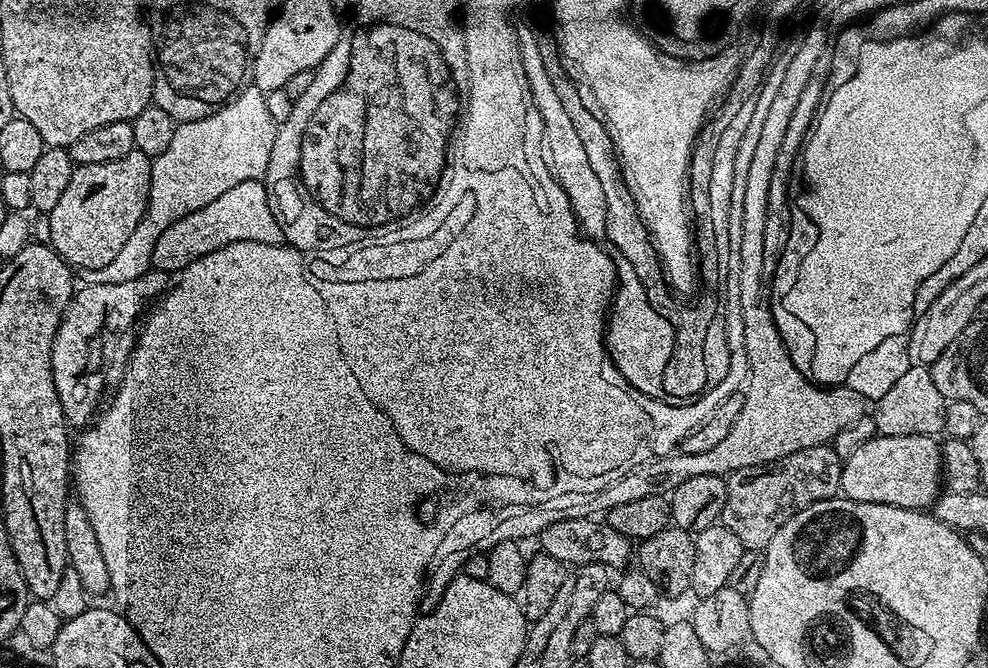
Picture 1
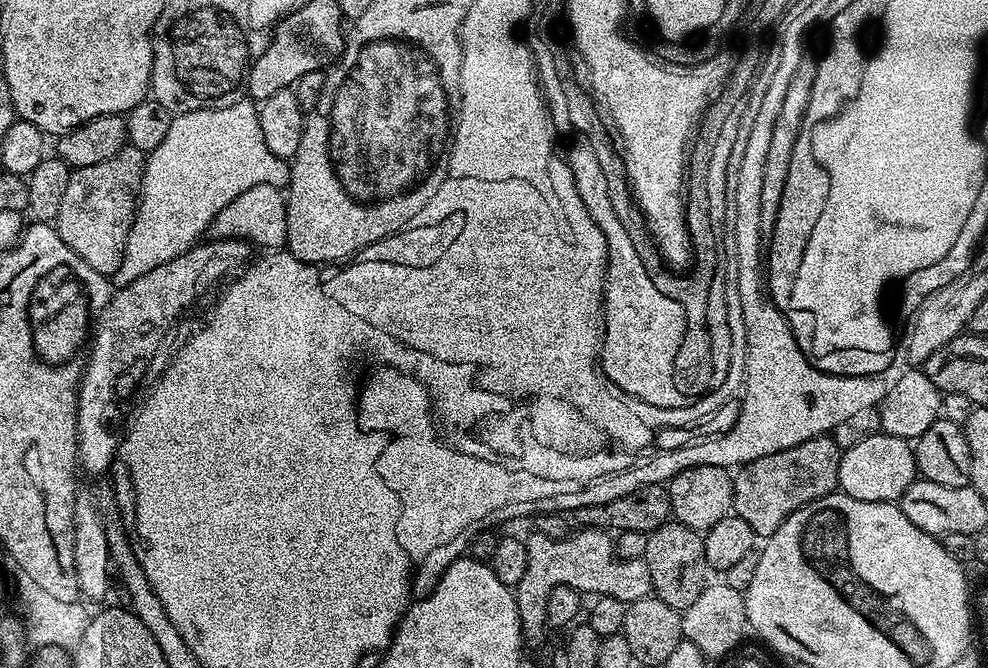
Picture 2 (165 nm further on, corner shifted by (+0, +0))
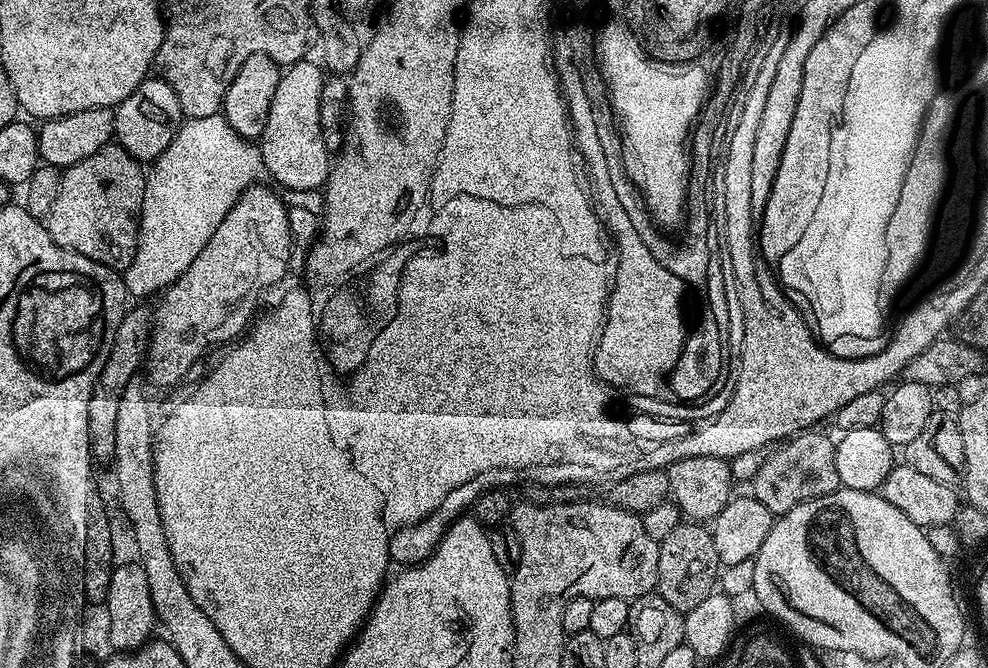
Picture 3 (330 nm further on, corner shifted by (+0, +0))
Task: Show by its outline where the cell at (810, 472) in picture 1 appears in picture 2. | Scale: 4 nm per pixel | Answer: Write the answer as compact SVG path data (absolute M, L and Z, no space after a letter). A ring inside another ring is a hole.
M826 435L815 436L798 446L790 446L790 450L766 454L766 458L754 458L754 462L741 464L732 477L732 512L742 518L742 522L747 522L757 537L773 536L778 526L790 518L790 514L839 489L841 455L842 449L832 440L831 435Z

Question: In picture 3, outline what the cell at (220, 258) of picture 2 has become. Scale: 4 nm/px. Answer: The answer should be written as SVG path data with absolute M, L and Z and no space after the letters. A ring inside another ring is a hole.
M253 186L243 192L238 202L234 202L230 214L222 218L218 230L214 230L210 242L202 246L198 258L186 266L184 273L170 287L163 289L159 297L160 305L156 310L154 308L151 337L146 347L152 354L152 369L159 381L167 383L176 380L197 356L197 352L204 348L204 344L211 343L211 340L222 340L228 336L236 340L257 315L256 303L260 295L275 284L277 287L286 276L287 264L294 257L294 241L288 221L289 207L279 195L275 196L270 189L260 187Z

